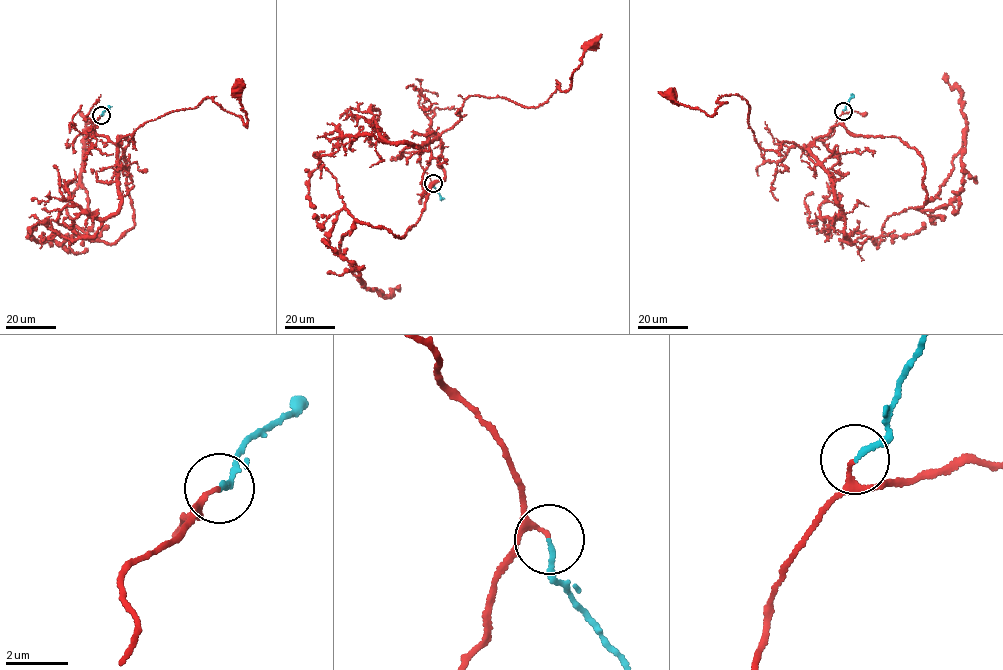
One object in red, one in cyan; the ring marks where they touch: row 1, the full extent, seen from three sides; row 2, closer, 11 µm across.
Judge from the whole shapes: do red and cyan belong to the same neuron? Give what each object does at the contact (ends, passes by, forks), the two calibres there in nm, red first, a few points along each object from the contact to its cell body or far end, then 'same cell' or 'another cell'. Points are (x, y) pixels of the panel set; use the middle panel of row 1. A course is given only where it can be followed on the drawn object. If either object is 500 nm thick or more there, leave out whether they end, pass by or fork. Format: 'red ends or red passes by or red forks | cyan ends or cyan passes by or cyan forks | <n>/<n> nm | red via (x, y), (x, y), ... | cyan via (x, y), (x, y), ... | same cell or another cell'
red passes by | cyan ends | 110/160 nm | red via (433, 183), (436, 133), (445, 178), (417, 223), (342, 237), (363, 284), (398, 289) | cyan via (433, 183), (444, 198) | same cell

